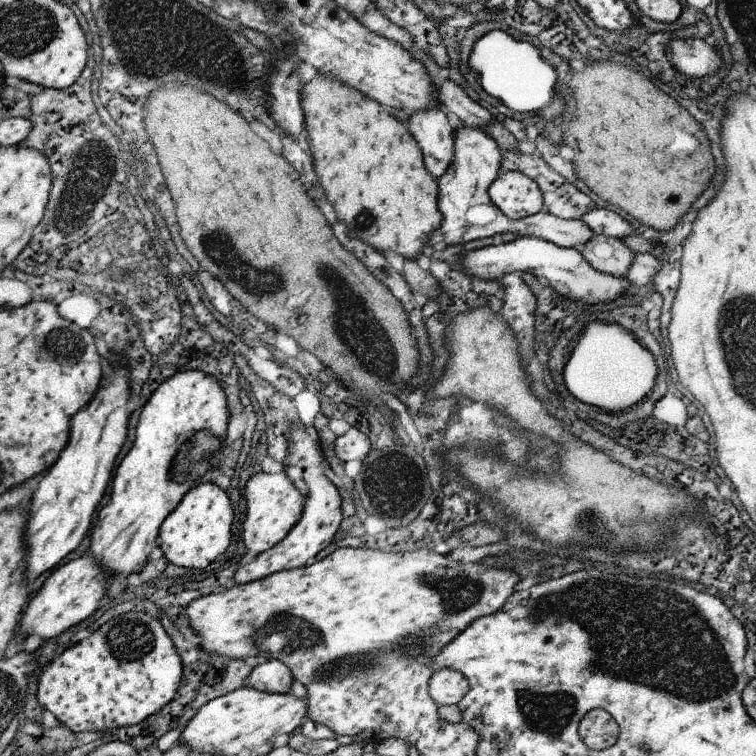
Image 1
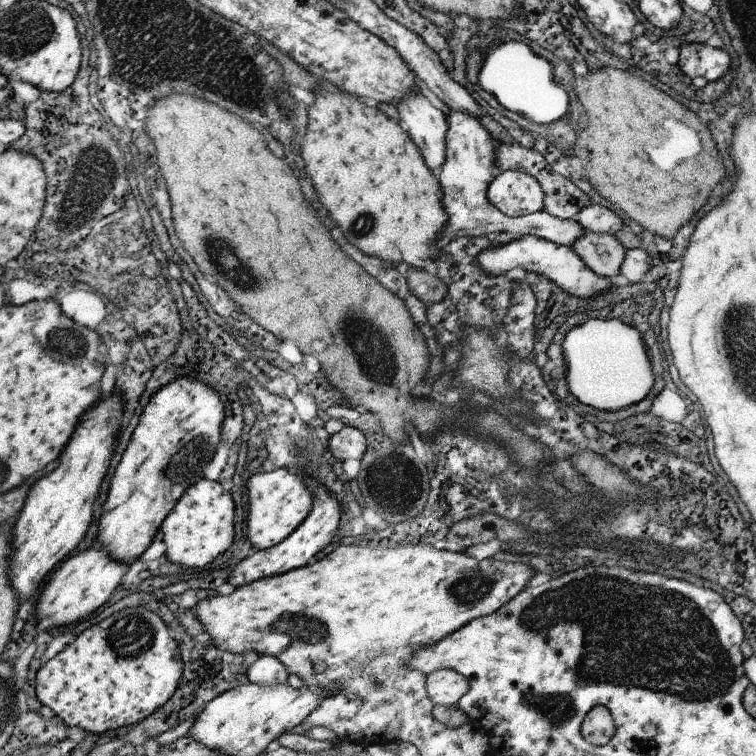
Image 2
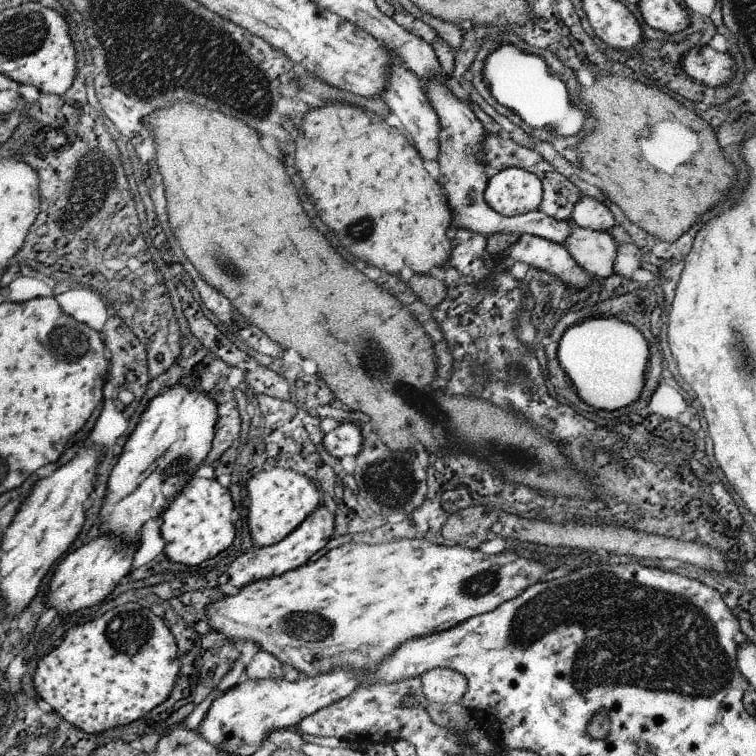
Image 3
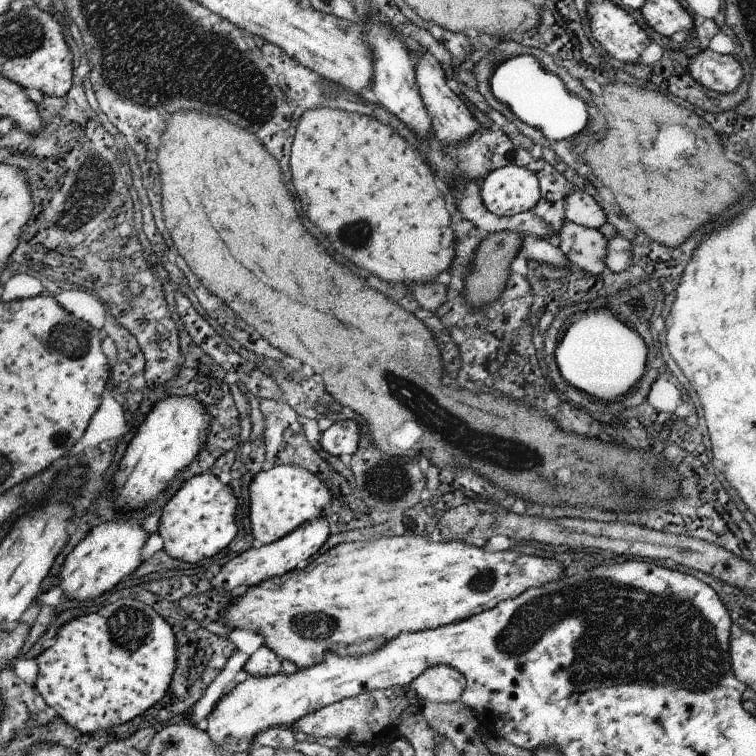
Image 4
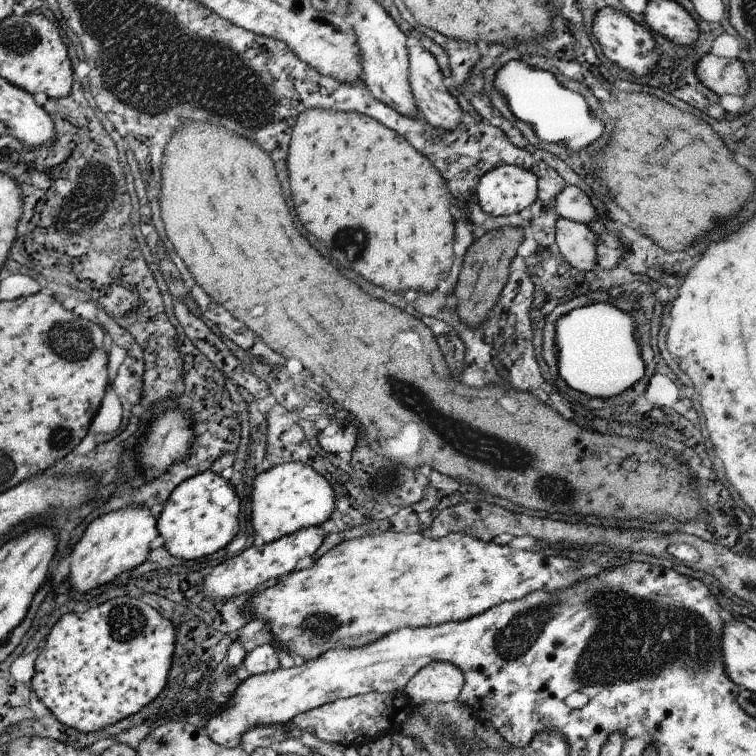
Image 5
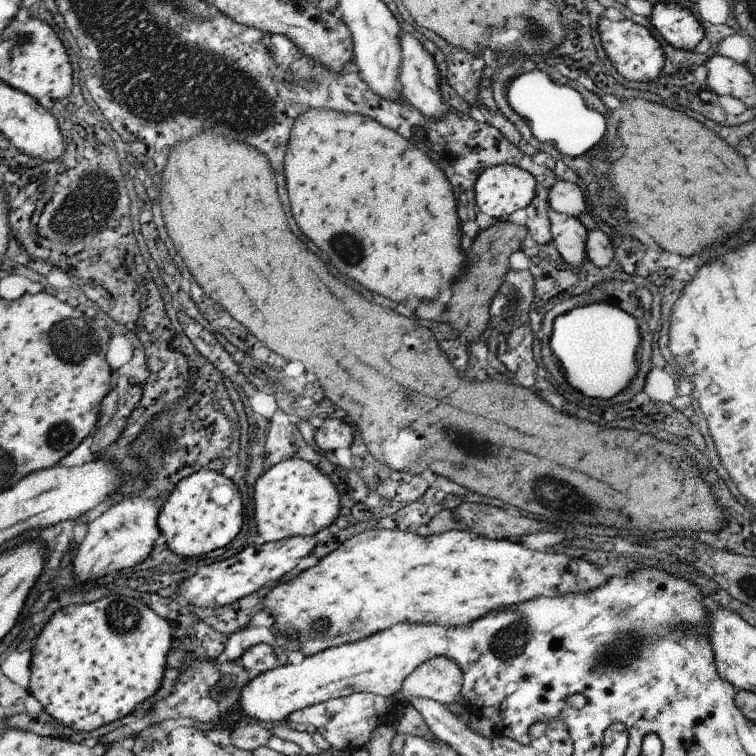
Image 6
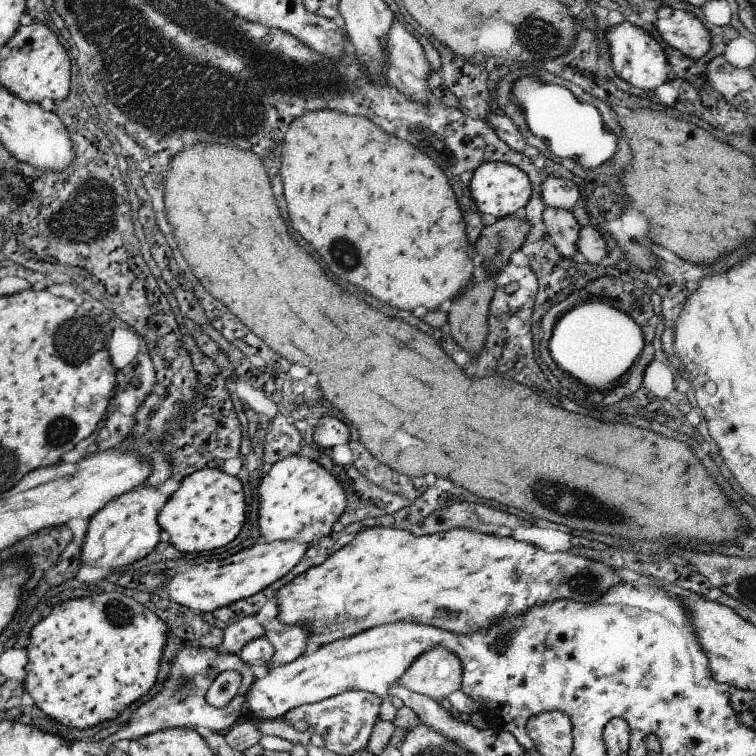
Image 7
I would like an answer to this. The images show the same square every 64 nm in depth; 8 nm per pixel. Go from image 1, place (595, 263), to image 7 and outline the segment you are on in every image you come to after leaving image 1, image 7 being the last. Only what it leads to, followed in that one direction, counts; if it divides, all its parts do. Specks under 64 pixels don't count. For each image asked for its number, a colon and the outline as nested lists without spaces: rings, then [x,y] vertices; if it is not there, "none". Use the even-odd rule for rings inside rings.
2: [[[583,230],[581,236],[571,242],[571,252],[589,268],[589,272],[609,278],[619,274],[623,262],[623,246],[611,234],[593,234]]]
3: [[[571,226],[569,236],[561,242],[573,262],[593,278],[609,278],[613,272],[617,244],[607,232],[593,232],[587,228]]]
4: [[[563,222],[557,232],[557,248],[573,268],[587,274],[607,274],[607,238],[599,230],[589,230]]]
5: [[[557,216],[555,248],[571,268],[591,270],[595,266],[595,244],[595,232],[587,226]]]
6: [[[549,212],[549,222],[551,222],[551,236],[553,244],[559,252],[559,256],[571,264],[571,266],[581,266],[587,260],[587,230],[581,226],[577,218]]]
7: [[[545,208],[541,216],[543,216],[543,224],[545,224],[545,232],[549,236],[549,242],[557,248],[557,252],[561,256],[565,256],[567,260],[579,258],[577,242],[579,242],[581,226],[575,222],[571,212]]]

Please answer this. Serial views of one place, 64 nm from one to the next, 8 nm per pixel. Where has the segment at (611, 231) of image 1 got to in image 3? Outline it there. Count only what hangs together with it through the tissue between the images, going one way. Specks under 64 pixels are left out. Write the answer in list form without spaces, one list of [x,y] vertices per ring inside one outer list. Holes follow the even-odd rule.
[[[581,194],[581,198],[573,204],[575,206],[571,208],[571,214],[569,214],[571,222],[569,224],[579,226],[579,228],[587,228],[593,232],[607,232],[609,228],[615,226],[611,212],[601,202]]]

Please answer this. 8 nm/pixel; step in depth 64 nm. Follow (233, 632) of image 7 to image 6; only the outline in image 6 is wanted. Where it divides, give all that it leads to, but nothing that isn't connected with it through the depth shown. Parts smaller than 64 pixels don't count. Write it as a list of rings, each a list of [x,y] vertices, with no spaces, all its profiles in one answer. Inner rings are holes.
[[[245,626],[245,628],[237,630],[235,634],[231,634],[231,636],[227,638],[225,650],[223,650],[221,656],[223,656],[223,660],[227,660],[227,662],[237,662],[237,660],[243,656],[243,652],[249,650],[251,646],[269,644],[269,646],[273,646],[273,654],[277,656],[279,666],[289,666],[291,662],[289,662],[289,658],[287,658],[285,648],[275,646],[275,642],[277,642],[277,638],[273,636],[273,630],[269,630],[269,628],[259,628],[259,626],[253,628],[253,630],[247,630],[247,626]]]

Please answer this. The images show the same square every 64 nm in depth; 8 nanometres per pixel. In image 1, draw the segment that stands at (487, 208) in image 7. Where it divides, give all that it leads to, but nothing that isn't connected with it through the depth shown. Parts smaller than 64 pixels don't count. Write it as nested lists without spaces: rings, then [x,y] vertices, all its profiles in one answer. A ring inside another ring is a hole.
[[[521,172],[501,174],[501,178],[489,188],[489,200],[493,200],[497,210],[509,216],[509,220],[525,220],[525,216],[539,214],[543,206],[535,182]]]

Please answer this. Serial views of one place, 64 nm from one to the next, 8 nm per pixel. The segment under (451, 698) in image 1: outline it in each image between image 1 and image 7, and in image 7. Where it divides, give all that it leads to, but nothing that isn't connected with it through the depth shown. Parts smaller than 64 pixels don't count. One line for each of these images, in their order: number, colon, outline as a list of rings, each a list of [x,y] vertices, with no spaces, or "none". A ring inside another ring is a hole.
2: [[[435,670],[427,674],[427,694],[429,700],[433,700],[433,706],[457,706],[459,698],[465,698],[469,694],[469,680],[453,670]]]
3: [[[433,668],[419,678],[429,704],[457,704],[469,690],[467,680],[449,668]]]
4: [[[431,666],[425,674],[413,678],[411,688],[421,698],[421,702],[435,702],[435,704],[451,704],[453,700],[459,702],[459,694],[465,694],[467,682],[463,680],[461,672],[451,666]]]
5: [[[431,662],[417,670],[417,676],[403,686],[401,696],[409,698],[415,706],[423,702],[449,704],[457,698],[463,686],[463,672],[449,662]]]
6: [[[431,658],[429,662],[423,662],[409,674],[403,682],[401,694],[405,698],[425,698],[435,700],[443,706],[453,704],[459,696],[461,684],[461,668],[457,662],[449,658]]]
7: [[[433,648],[409,666],[399,684],[415,694],[441,702],[445,696],[459,690],[459,682],[463,682],[459,680],[461,670],[461,660],[453,652],[447,648]]]

